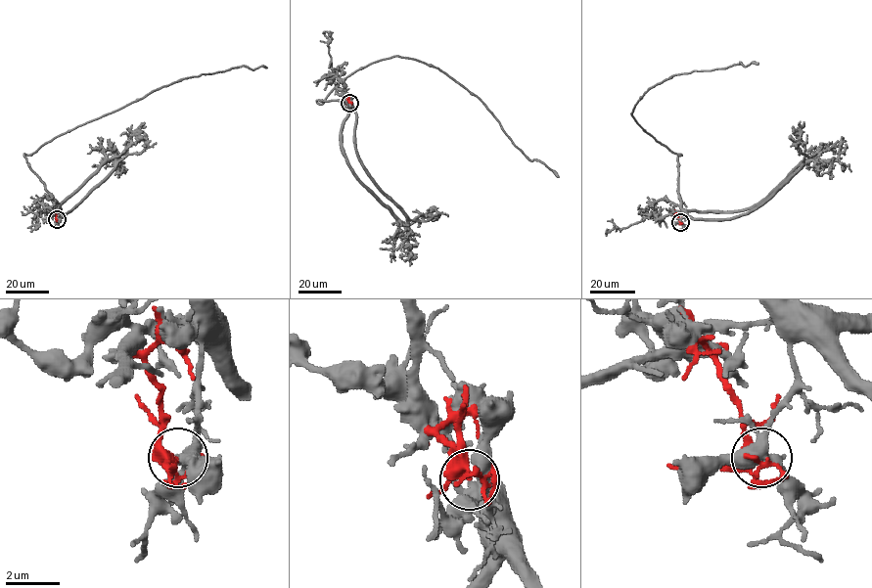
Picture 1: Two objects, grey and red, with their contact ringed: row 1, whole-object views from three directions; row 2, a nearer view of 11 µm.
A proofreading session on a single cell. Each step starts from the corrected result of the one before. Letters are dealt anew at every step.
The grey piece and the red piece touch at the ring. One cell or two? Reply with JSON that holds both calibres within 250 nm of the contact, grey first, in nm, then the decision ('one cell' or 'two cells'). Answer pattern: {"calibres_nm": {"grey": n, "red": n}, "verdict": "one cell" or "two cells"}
{"calibres_nm": {"grey": 360, "red": 320}, "verdict": "two cells"}

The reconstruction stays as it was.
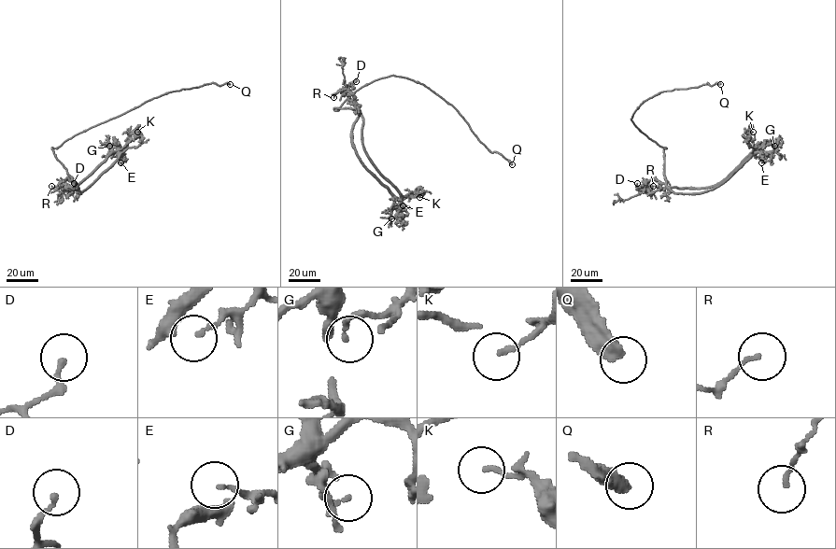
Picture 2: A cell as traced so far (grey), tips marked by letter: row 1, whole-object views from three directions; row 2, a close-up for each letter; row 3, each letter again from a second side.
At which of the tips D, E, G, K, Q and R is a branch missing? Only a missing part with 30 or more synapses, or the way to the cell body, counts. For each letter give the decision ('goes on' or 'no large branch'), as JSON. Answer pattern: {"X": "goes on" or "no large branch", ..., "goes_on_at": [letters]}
{"D": "no large branch", "E": "no large branch", "G": "no large branch", "K": "no large branch", "Q": "no large branch", "R": "no large branch", "goes_on_at": []}

